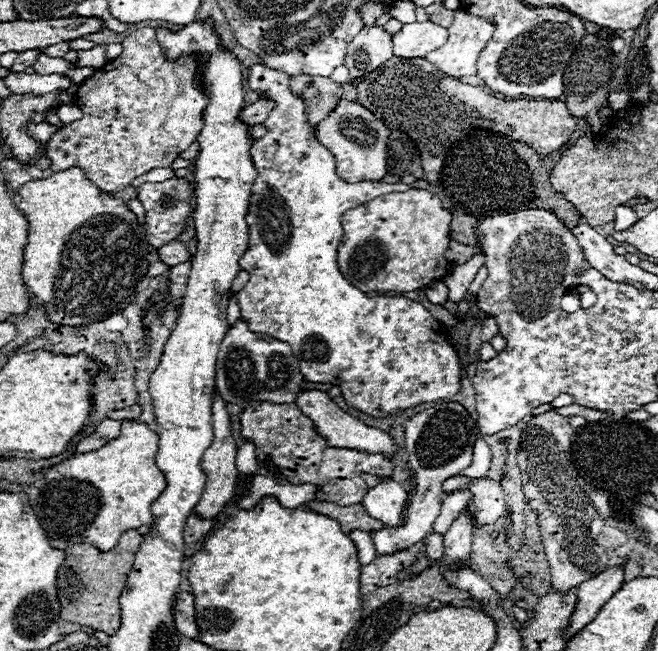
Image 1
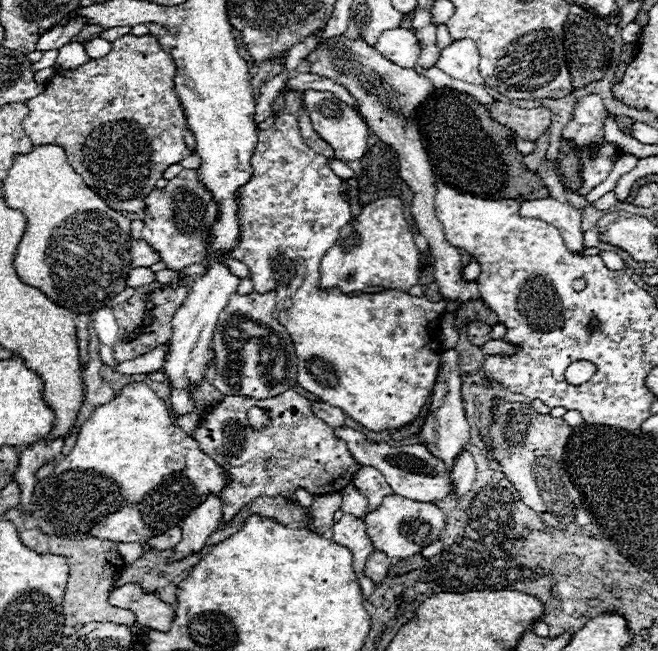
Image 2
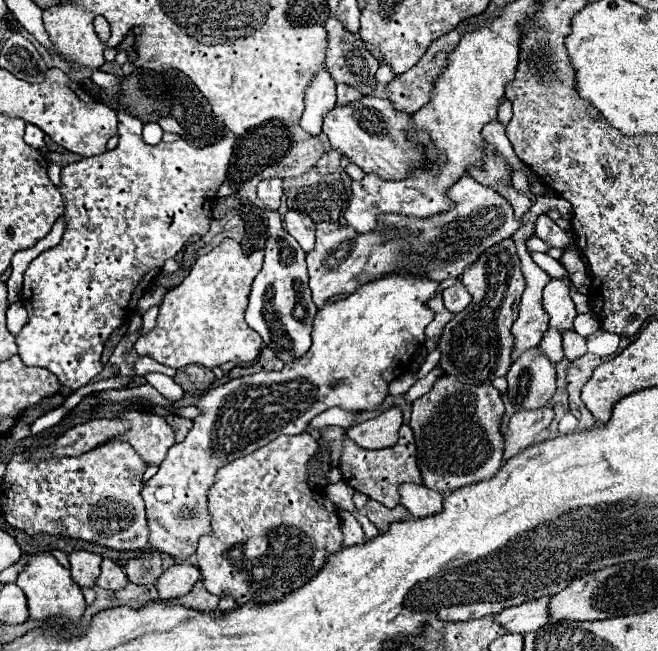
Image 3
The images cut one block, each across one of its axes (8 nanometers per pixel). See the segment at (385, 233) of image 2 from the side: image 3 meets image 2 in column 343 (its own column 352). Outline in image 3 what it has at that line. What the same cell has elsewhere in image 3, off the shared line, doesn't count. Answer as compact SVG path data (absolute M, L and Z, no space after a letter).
M472 176L460 178L448 194L456 202L456 208L430 216L428 220L416 220L396 214L380 216L382 228L406 226L410 230L422 230L420 236L410 240L394 240L380 232L358 234L350 226L344 226L340 222L316 224L316 248L306 254L314 304L322 308L326 300L336 294L352 294L362 284L400 270L424 274L426 278L438 282L460 276L464 268L470 266L488 246L512 238L520 228L520 222L516 220L508 200L504 200L504 196L500 196L492 186L478 184L476 180L472 180Z

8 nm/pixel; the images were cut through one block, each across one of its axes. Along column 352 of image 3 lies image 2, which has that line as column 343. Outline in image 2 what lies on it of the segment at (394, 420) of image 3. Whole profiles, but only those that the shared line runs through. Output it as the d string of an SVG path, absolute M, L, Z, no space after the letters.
M340 426L334 428L334 436L338 440L344 440L350 454L354 456L354 460L362 466L374 466L378 468L386 482L392 486L392 490L400 496L406 496L410 500L420 500L420 502L430 502L430 500L438 500L444 498L452 492L452 482L450 482L450 474L446 470L446 466L434 458L424 446L414 444L414 446L390 446L388 442L372 442L368 440L362 432L352 430L348 426Z

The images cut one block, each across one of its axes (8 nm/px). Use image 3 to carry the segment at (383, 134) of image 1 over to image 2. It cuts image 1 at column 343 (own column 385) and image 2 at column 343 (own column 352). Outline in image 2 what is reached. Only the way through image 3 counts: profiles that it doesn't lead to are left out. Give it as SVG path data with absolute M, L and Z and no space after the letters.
M306 90L302 102L308 110L308 116L312 120L314 130L322 136L322 140L326 140L332 146L336 160L354 162L366 154L370 130L354 108L350 108L346 102L338 100L332 92L316 92L316 90Z

